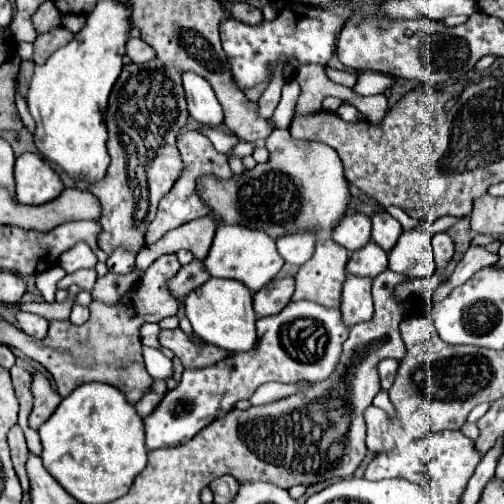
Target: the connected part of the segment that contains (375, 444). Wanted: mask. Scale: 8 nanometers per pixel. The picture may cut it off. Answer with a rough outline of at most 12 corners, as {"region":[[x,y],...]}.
{"region":[[379,407],[365,411],[367,449],[385,453],[393,447],[387,415]]}

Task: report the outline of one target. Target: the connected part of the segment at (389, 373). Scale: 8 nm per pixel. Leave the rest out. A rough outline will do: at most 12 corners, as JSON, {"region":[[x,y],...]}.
{"region":[[393,359],[379,363],[381,389],[389,391],[399,363]]}

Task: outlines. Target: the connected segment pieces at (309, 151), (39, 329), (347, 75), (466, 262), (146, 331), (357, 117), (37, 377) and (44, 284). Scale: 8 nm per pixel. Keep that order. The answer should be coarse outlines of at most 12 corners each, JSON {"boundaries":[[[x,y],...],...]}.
{"boundaries":[[[289,129],[269,161],[201,181],[221,223],[277,239],[331,231],[349,187],[337,153]],[[19,311],[21,331],[33,337],[45,337],[47,319]],[[325,69],[327,77],[339,85],[355,87],[357,75],[351,71]],[[471,245],[443,287],[431,295],[443,301],[449,289],[463,285],[473,273],[495,263],[499,255]],[[156,323],[140,329],[142,345],[159,349],[160,330]],[[343,103],[339,113],[345,121],[363,121],[363,115],[349,103]],[[33,375],[29,427],[37,431],[59,407],[61,395],[47,377]],[[57,265],[37,275],[37,289],[47,303],[55,301],[65,271]]]}

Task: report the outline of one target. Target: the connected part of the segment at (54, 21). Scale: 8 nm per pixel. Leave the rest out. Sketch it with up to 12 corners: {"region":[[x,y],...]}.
{"region":[[45,1],[33,15],[41,35],[61,27],[61,13]]}

